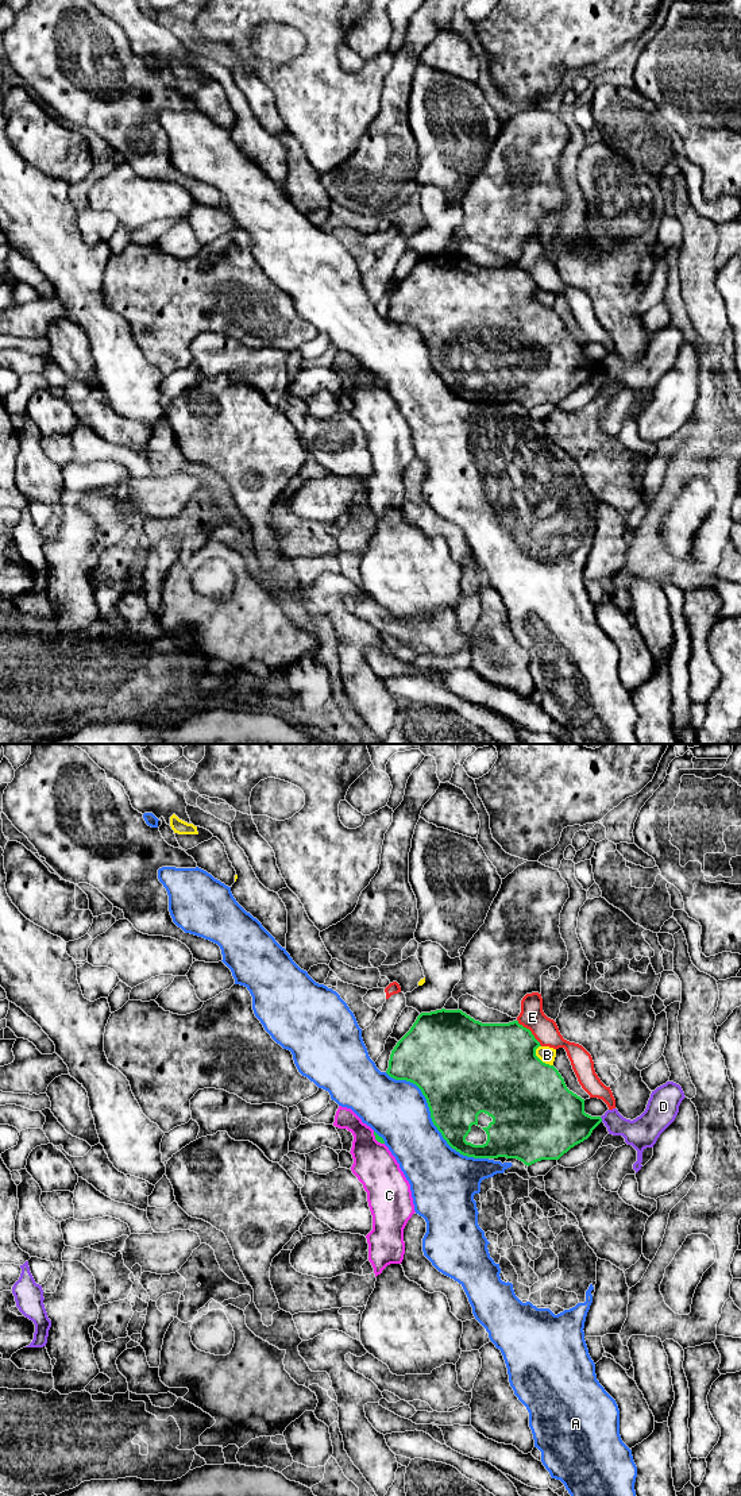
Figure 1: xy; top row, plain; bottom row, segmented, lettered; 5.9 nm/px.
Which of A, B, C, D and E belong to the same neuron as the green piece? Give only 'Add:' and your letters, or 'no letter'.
Add: no letter

